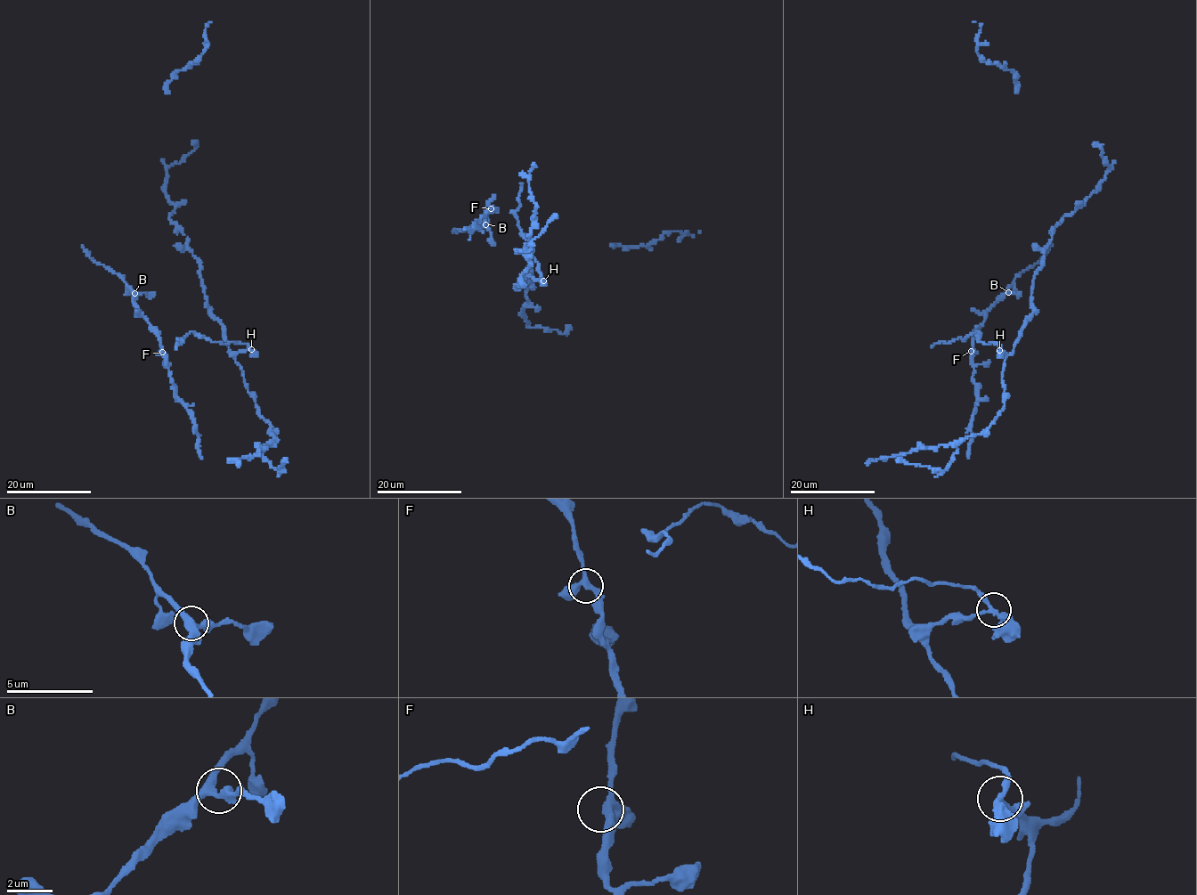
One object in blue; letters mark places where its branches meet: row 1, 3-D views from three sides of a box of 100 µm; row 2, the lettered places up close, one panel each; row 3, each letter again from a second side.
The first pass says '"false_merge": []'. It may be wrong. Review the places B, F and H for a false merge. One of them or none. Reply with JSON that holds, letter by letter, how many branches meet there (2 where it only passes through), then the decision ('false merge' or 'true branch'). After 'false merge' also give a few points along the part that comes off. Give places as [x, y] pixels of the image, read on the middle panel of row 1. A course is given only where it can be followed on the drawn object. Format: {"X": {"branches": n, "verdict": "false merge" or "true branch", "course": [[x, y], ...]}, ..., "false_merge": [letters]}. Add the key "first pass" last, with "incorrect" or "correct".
{"B": {"branches": 3, "verdict": "true branch"}, "F": {"branches": 3, "verdict": "true branch"}, "H": {"branches": 3, "verdict": "false merge", "course": [[543, 280], [514, 212], [519, 205], [520, 183]]}, "false_merge": ["H"], "first pass": "incorrect"}

